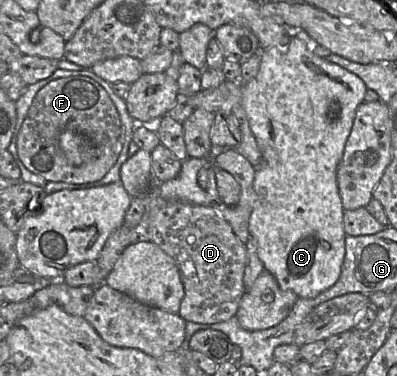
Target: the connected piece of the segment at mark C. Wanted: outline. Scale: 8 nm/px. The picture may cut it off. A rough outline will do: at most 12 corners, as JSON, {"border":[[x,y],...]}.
{"border":[[305,32],[261,50],[249,234],[315,298],[345,256],[337,168],[365,83]]}

